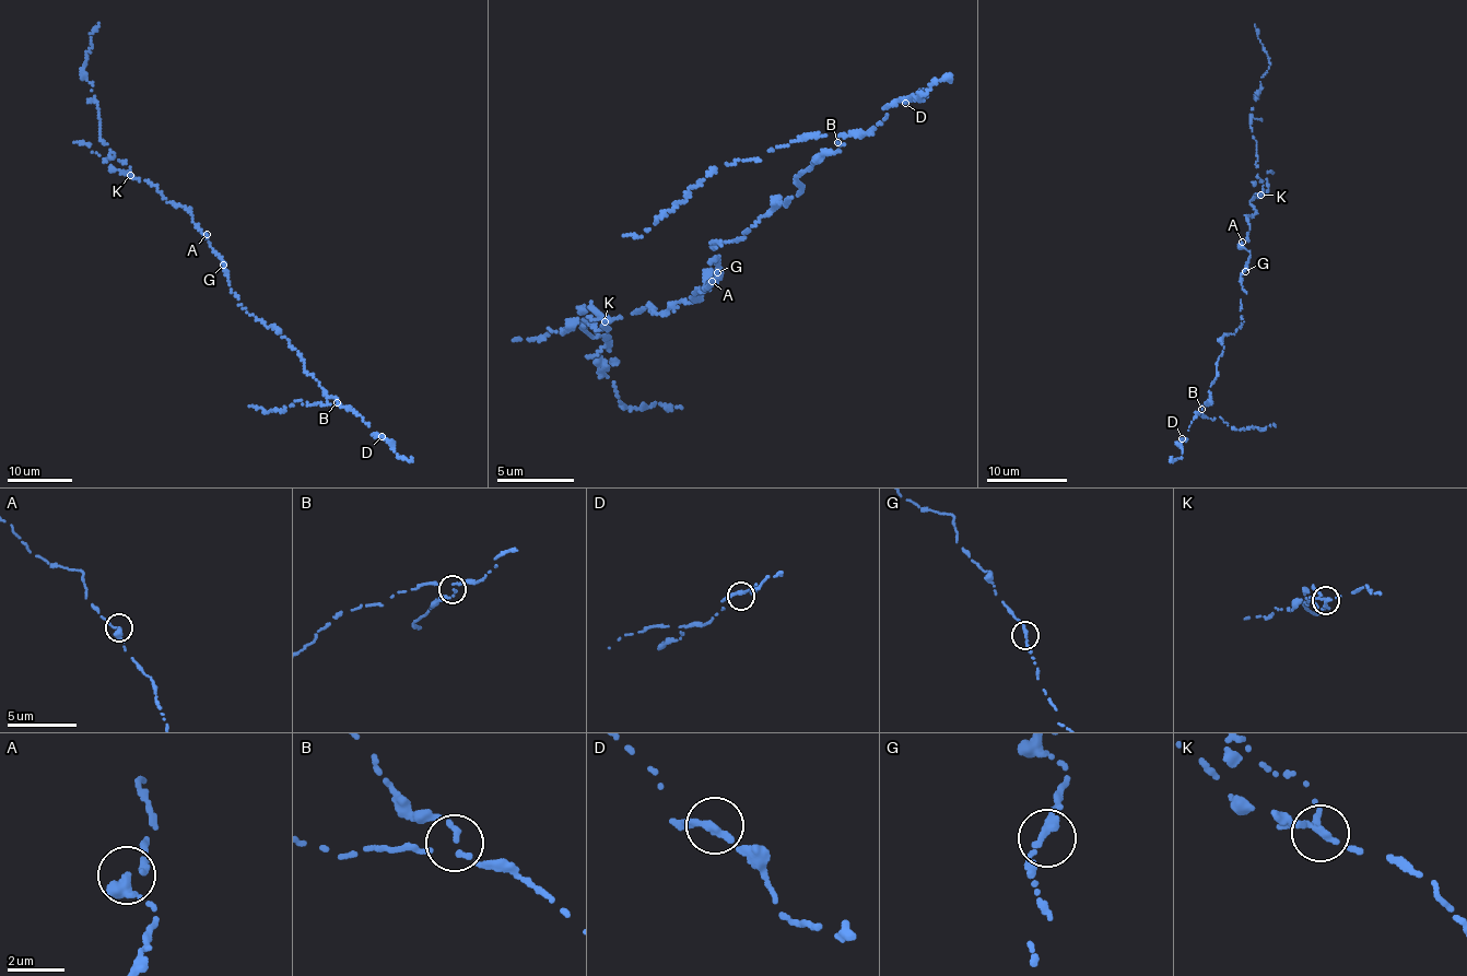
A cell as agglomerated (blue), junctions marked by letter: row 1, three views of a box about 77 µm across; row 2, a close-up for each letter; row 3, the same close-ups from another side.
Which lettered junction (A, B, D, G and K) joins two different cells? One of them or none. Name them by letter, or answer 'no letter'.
K

